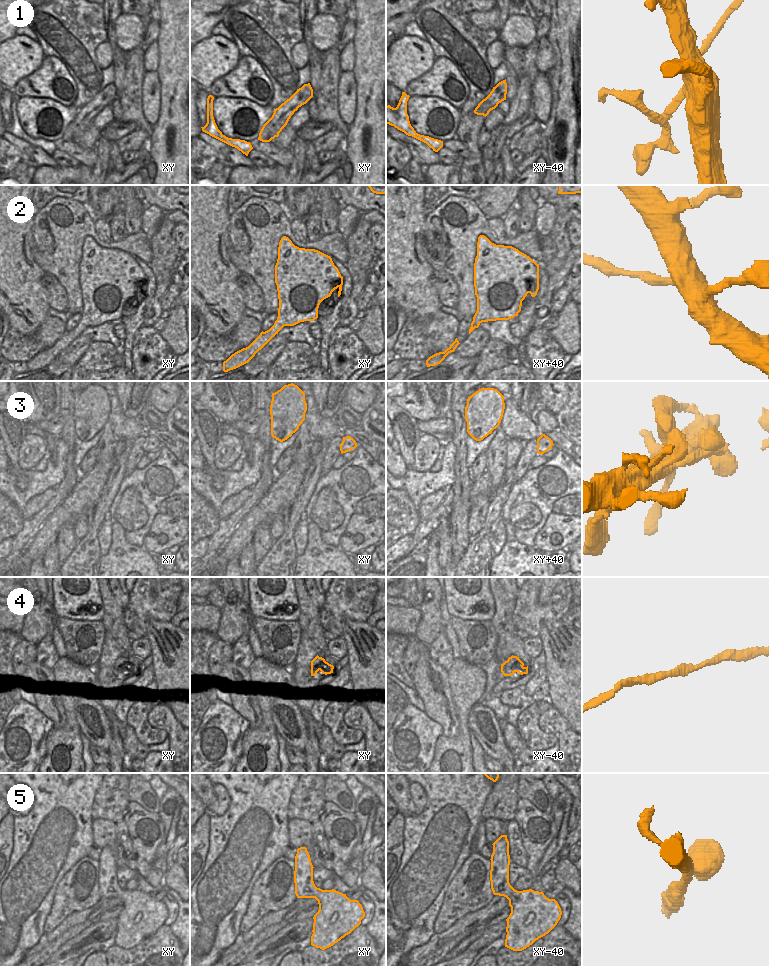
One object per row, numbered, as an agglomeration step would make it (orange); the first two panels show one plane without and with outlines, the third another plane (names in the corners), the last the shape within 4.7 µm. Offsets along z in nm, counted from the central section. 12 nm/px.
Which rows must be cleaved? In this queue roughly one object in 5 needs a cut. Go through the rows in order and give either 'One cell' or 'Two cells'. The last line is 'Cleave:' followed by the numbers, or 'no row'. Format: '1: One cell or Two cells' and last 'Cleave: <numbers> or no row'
1: Two cells
2: Two cells
3: One cell
4: One cell
5: One cell
Cleave: 1, 2.

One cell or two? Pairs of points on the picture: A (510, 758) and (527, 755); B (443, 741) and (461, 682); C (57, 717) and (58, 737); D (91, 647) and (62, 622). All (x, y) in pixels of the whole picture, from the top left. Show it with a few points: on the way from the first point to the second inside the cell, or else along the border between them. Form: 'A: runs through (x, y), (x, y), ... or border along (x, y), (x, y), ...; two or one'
A: border along (515, 756), (518, 762); two
B: runs through (461, 735), (463, 733), (463, 700); one
C: border along (61, 705), (64, 711), (64, 724), (55, 729); two
D: runs through (80, 652), (77, 651), (77, 644), (73, 633); one

